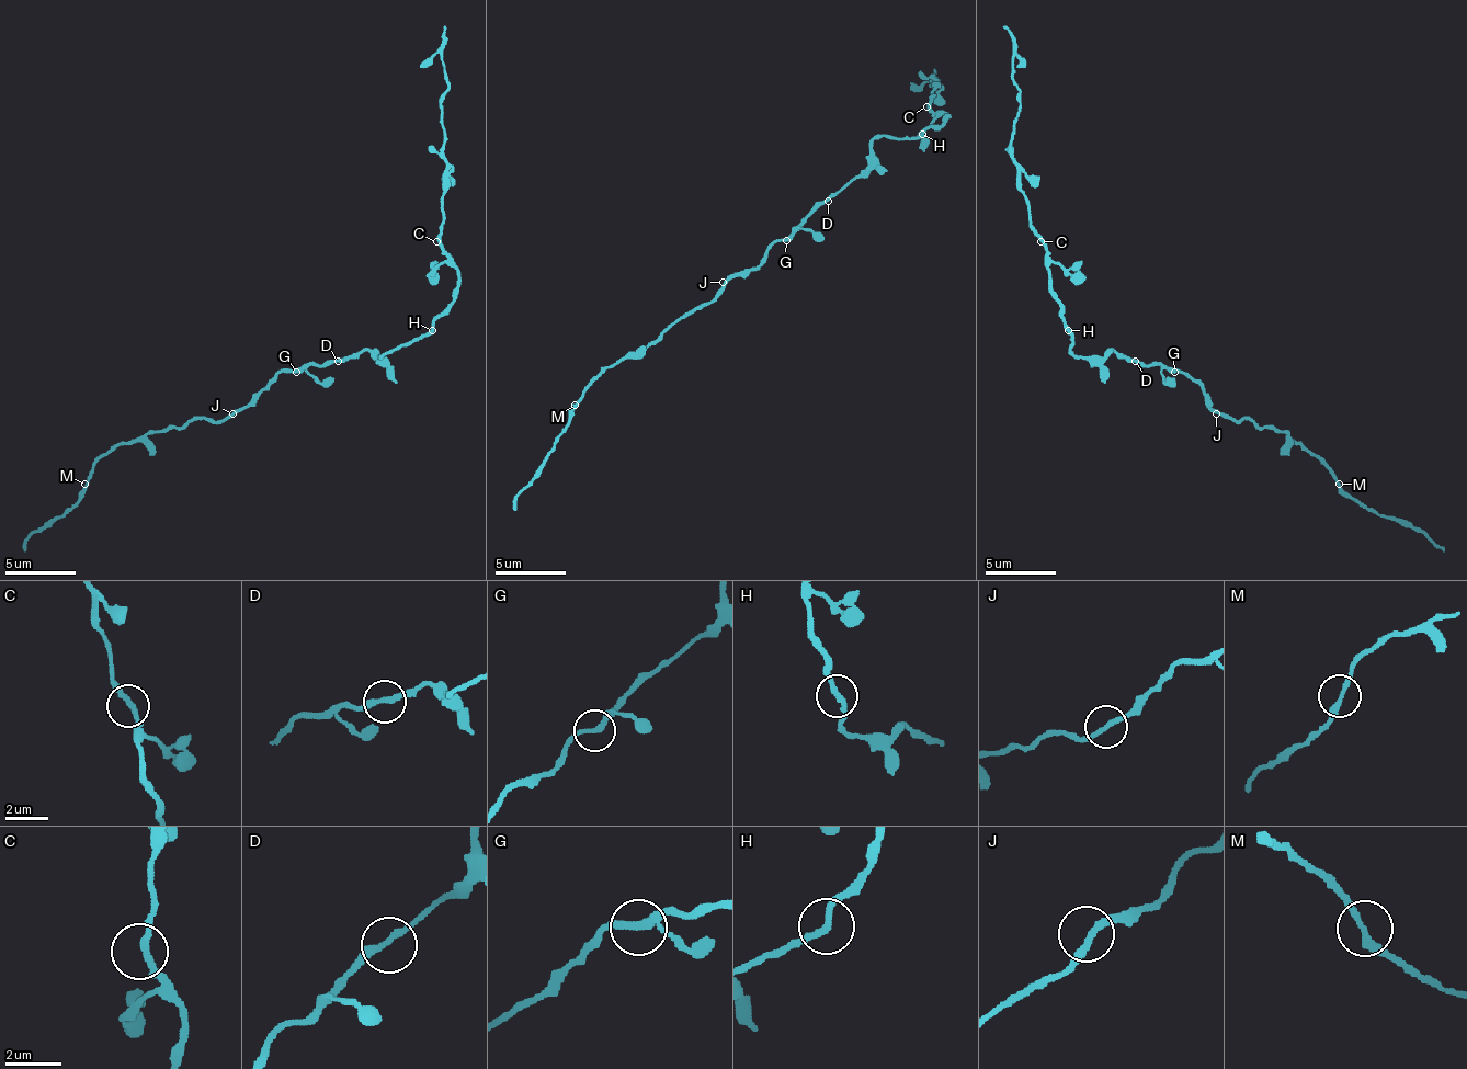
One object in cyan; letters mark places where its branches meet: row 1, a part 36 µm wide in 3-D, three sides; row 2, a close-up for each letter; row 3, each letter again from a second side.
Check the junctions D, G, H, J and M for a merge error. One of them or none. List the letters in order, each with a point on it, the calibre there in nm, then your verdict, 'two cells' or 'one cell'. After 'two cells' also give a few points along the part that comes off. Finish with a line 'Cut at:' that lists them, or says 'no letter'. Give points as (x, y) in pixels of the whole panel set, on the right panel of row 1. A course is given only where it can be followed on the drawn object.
D: (1135, 361) | 240 nm | one cell
G: (1174, 372) | 240 nm | one cell
H: (1068, 330) | 240 nm | one cell
J: (1216, 413) | 240 nm | one cell
M: (1339, 484) | 240 nm | one cell
Cut at: no letter

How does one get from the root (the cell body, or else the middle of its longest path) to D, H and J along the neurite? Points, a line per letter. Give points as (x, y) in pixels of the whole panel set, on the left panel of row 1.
D: (323, 364), (338, 361)
H: (323, 364), (349, 361), (366, 351), (381, 357), (394, 347), (408, 347), (416, 340), (422, 340), (433, 329)
J: (323, 364), (285, 368), (232, 413)

